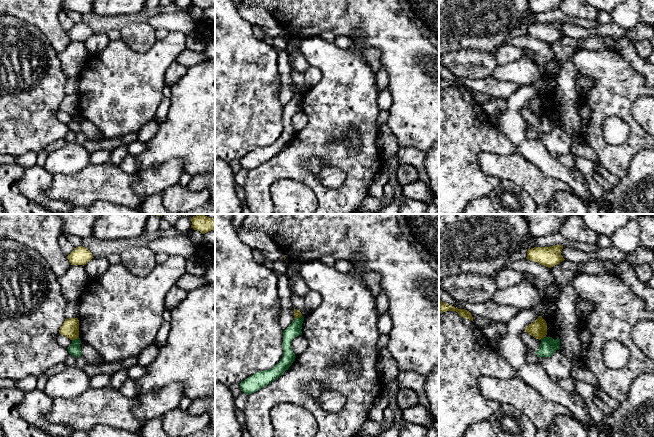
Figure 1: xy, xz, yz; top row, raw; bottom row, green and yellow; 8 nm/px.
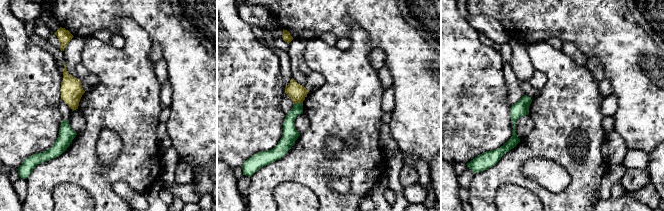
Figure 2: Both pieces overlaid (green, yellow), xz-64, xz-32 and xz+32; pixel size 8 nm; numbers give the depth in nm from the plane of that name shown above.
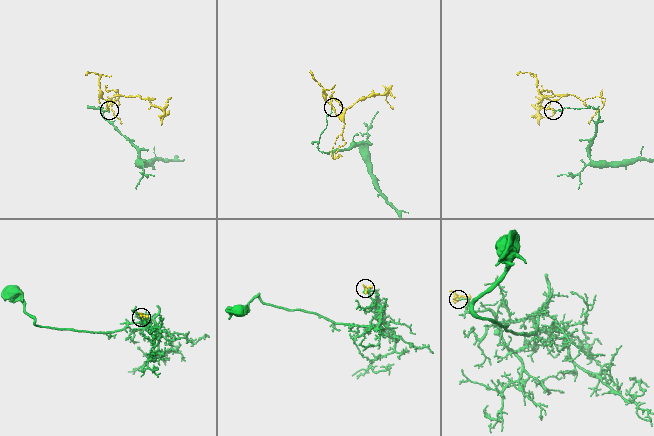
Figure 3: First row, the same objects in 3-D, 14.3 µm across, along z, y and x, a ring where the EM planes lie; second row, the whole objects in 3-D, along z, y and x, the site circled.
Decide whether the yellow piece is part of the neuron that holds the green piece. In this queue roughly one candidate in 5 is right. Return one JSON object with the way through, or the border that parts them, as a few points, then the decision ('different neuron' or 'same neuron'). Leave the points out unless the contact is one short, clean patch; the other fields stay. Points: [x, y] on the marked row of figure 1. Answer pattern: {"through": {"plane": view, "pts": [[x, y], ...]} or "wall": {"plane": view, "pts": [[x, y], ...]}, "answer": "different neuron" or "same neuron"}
{"wall": {"plane": "xz", "pts": [[301, 315], [294, 319]]}, "answer": "different neuron"}

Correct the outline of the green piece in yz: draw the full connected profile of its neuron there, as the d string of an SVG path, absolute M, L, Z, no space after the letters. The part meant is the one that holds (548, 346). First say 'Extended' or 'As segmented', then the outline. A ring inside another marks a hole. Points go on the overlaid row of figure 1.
As segmented. M544 337L541 339L539 349L536 351L538 357L551 357L556 350L560 349L559 337L554 340L552 337Z

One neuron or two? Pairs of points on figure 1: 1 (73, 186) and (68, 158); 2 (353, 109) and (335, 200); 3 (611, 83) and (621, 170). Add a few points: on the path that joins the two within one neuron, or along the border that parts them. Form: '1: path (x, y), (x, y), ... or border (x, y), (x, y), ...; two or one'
1: border (89, 162), (75, 173), (53, 175); two
2: path (361, 132), (364, 146), (360, 153), (358, 178); one
3: path (598, 105), (595, 108), (595, 140), (602, 148); one

